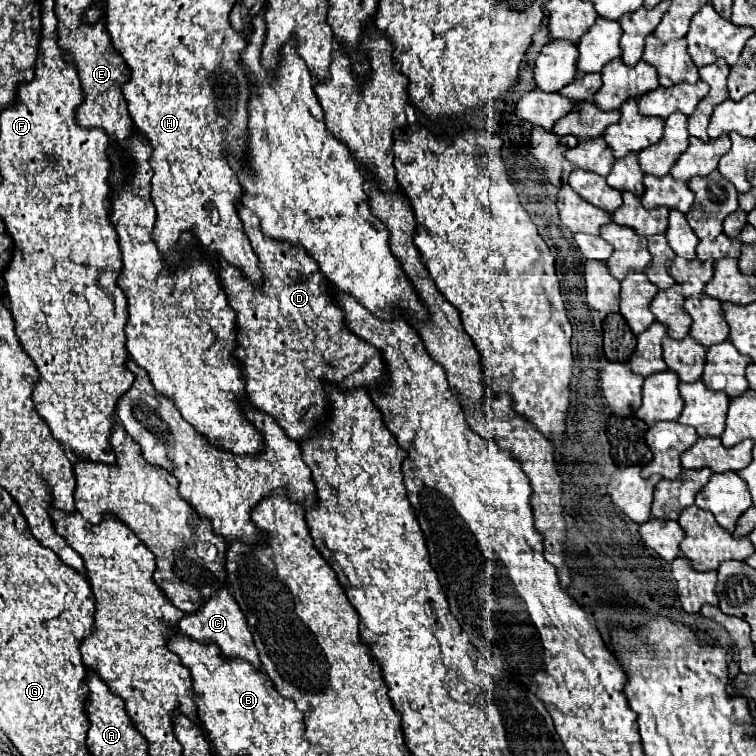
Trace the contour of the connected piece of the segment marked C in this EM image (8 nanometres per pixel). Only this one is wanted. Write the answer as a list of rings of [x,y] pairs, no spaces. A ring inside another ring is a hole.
[[[221,588],[215,596],[211,596],[195,614],[185,614],[179,622],[179,630],[189,636],[191,640],[199,642],[199,644],[217,644],[221,650],[221,656],[231,660],[231,658],[241,658],[247,660],[249,664],[253,664],[253,668],[263,670],[261,662],[259,662],[259,654],[253,642],[253,636],[247,628],[247,620],[241,612],[241,608],[237,606],[235,598],[227,592],[227,588]]]

